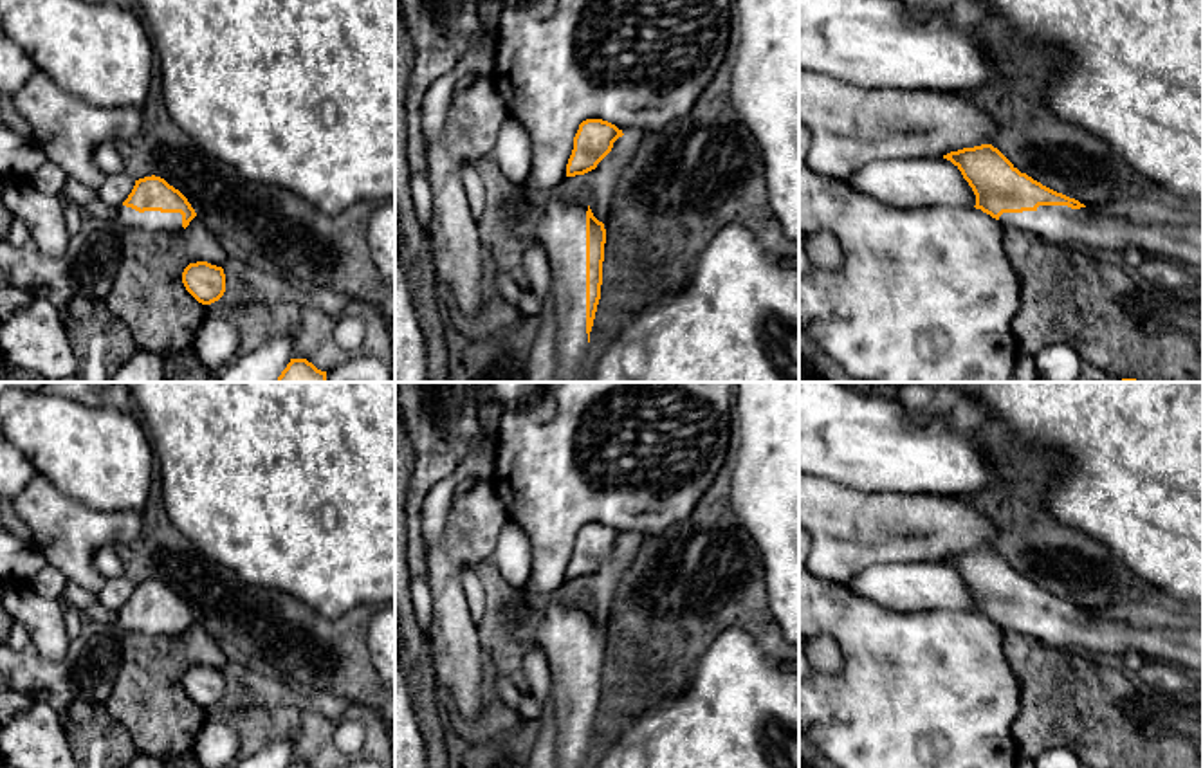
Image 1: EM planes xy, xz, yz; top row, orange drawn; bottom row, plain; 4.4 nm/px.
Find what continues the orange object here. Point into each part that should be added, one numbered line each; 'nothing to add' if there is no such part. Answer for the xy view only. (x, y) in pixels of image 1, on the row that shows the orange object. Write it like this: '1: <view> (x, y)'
1: xy (127, 219)

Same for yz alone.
1: yz (1059, 224)

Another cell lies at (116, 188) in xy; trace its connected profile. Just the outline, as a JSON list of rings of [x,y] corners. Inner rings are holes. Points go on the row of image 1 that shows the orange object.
[[[110,171],[103,186],[97,189],[97,195],[108,206],[119,207],[135,186],[135,178],[130,177],[126,171]]]

